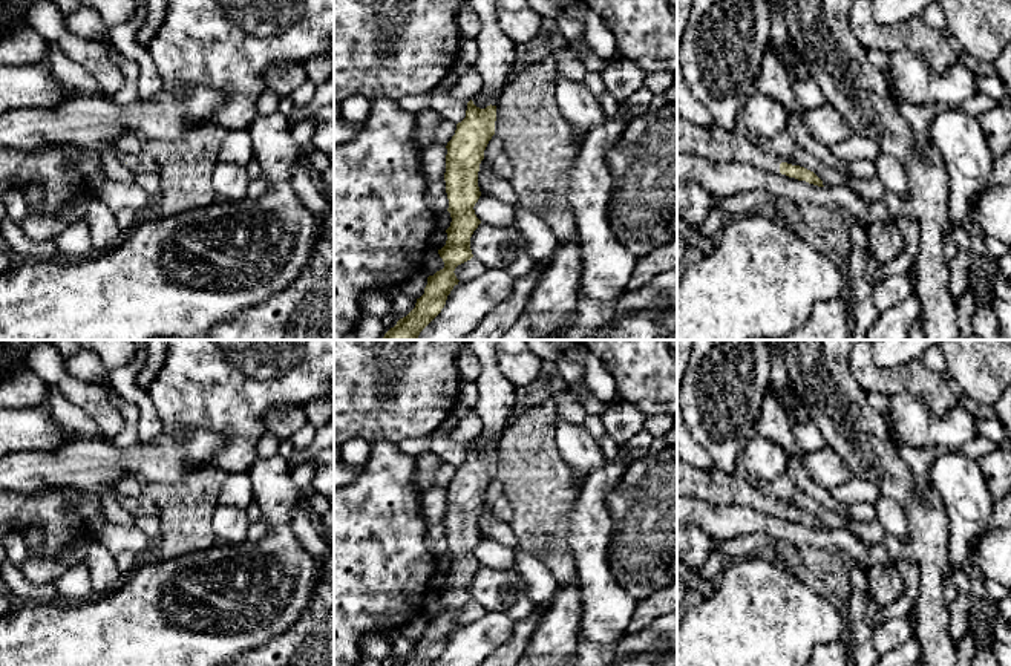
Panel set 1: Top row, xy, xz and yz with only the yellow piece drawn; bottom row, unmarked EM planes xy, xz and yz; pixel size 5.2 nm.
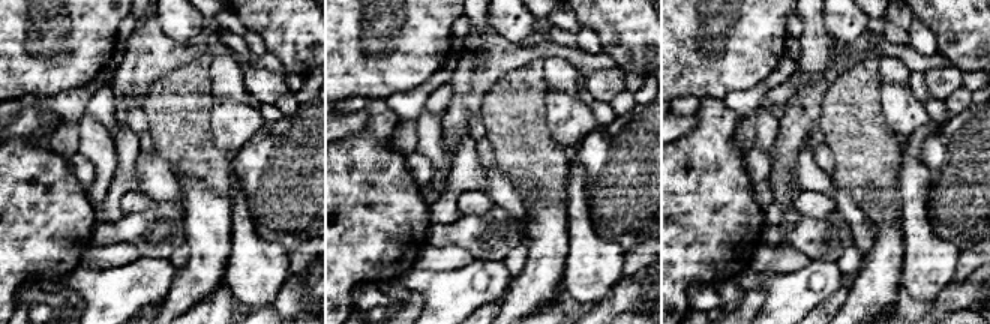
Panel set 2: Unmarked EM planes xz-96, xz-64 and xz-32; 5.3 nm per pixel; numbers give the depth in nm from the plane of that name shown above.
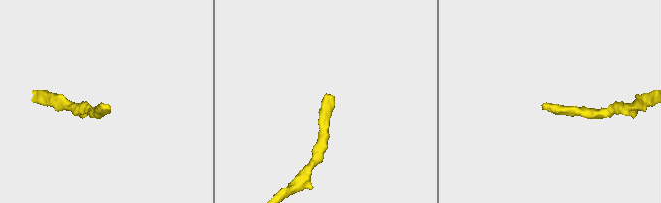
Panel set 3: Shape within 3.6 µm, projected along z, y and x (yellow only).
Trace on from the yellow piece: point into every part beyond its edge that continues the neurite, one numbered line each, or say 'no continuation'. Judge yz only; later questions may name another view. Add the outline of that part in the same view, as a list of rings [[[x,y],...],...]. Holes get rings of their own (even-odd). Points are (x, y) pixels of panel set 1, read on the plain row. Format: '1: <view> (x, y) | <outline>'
1: yz (714, 487) | [[[677,459],[677,496],[699,499],[711,505],[735,505],[780,516],[781,502],[766,496],[758,484],[743,473],[728,475],[720,468],[706,472]]]

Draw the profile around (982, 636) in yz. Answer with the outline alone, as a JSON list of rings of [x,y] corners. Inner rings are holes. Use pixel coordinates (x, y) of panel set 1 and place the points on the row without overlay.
[[[976,609],[968,615],[968,634],[974,637],[976,651],[991,649],[994,643],[993,634],[977,615]]]

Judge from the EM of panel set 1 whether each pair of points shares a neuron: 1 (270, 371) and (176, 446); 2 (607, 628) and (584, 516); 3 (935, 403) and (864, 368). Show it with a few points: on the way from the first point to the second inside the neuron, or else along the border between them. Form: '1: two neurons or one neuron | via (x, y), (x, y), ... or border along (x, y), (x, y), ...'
1: two neurons | border along (164, 429), (198, 426), (221, 434), (227, 441)
2: one neuron | via (604, 600), (590, 565), (588, 544)
3: one neuron | via (918, 386), (912, 380), (881, 380)

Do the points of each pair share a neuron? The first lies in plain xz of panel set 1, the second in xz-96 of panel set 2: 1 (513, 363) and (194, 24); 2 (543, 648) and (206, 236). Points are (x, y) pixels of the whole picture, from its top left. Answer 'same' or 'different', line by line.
1: same
2: same

